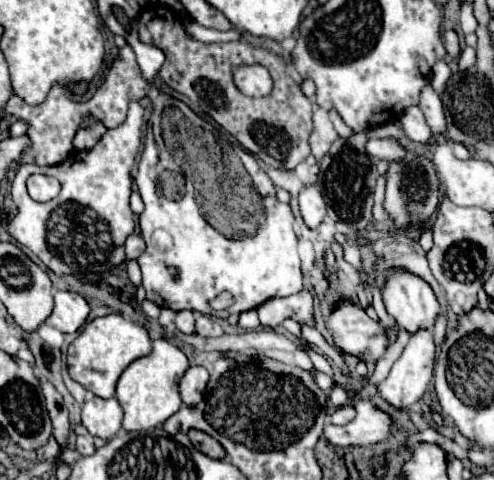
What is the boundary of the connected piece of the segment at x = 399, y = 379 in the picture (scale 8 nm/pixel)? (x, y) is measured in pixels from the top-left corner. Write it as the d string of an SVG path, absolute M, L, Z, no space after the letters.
M419 329L415 335L411 335L407 347L403 349L401 357L395 361L389 377L377 385L383 401L387 401L389 405L395 407L409 407L415 401L419 401L423 397L423 393L427 391L427 385L433 377L433 359L435 359L435 341L433 341L433 331L431 329Z

